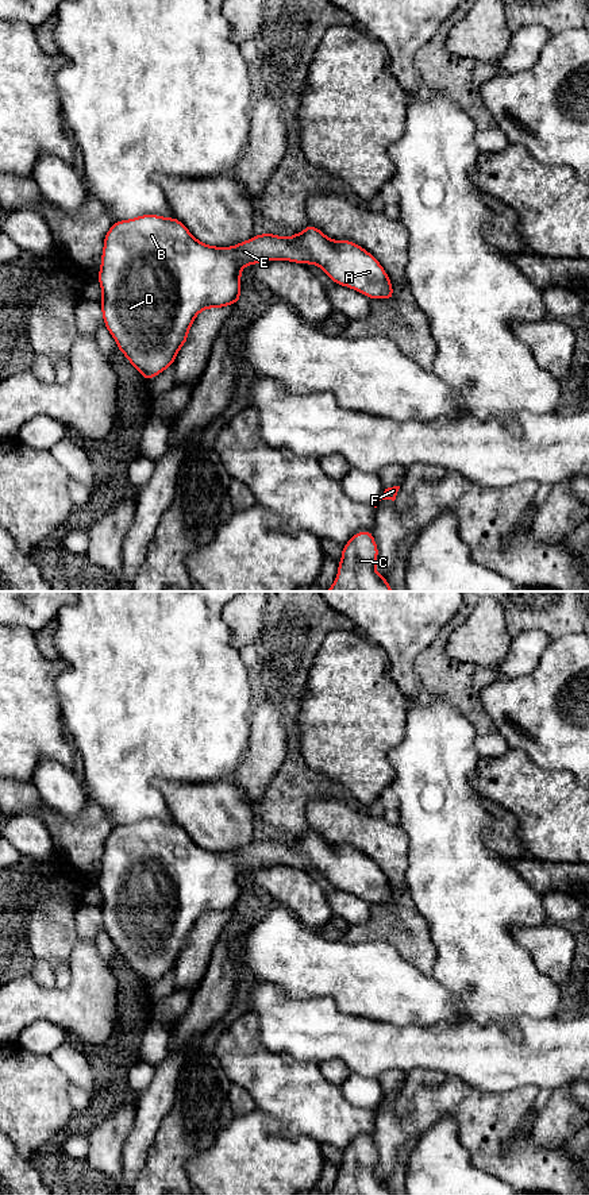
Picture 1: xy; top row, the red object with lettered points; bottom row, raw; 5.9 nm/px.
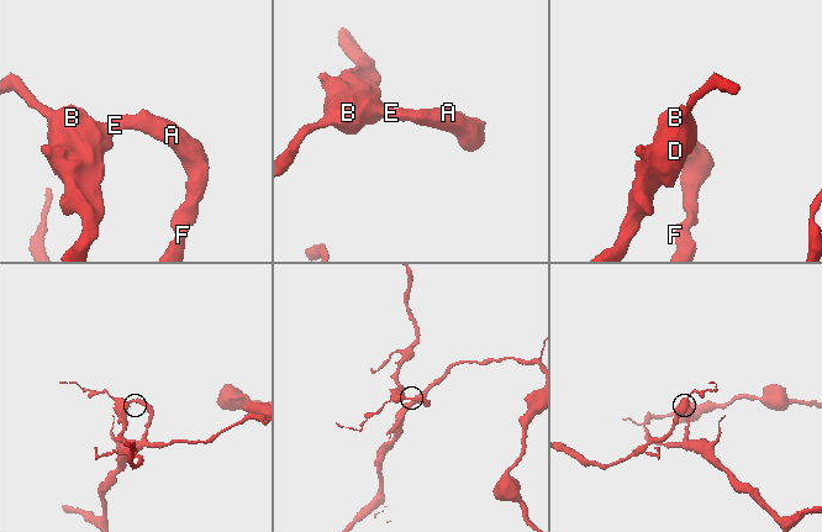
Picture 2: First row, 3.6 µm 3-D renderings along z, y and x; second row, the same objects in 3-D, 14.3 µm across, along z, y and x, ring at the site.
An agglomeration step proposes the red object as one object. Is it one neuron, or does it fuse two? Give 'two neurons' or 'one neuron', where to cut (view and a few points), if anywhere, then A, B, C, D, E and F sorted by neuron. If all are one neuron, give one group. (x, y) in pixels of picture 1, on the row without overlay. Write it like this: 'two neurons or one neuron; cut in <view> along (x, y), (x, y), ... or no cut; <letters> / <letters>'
one neuron; no cut; A B C D E F

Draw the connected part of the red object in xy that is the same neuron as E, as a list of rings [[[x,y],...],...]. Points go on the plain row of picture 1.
[[[142,820],[115,826],[105,839],[97,880],[103,895],[104,930],[118,955],[149,987],[174,968],[201,915],[240,906],[243,871],[278,864],[313,868],[336,890],[351,893],[372,905],[396,903],[386,876],[369,856],[346,844],[332,845],[311,828],[290,843],[263,837],[232,852],[216,852],[199,847],[174,821]]]

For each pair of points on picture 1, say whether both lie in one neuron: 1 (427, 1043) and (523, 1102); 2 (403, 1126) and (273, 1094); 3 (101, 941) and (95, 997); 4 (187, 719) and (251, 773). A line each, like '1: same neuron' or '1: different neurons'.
1: different neurons
2: different neurons
3: different neurons
4: different neurons

